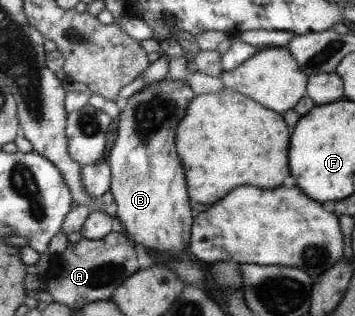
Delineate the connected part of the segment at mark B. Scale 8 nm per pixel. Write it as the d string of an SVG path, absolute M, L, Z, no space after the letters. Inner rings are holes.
M167 78L157 84L145 85L121 104L117 139L107 156L111 170L110 191L116 204L115 217L120 221L122 232L134 245L175 261L187 254L193 226L185 172L175 152L176 128L196 95L183 80Z

